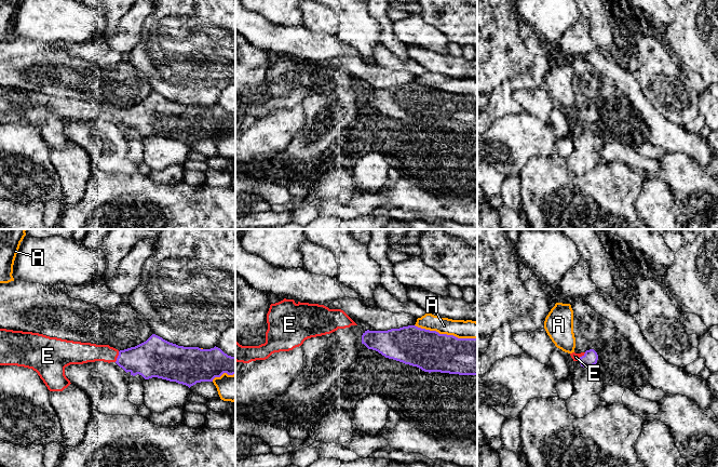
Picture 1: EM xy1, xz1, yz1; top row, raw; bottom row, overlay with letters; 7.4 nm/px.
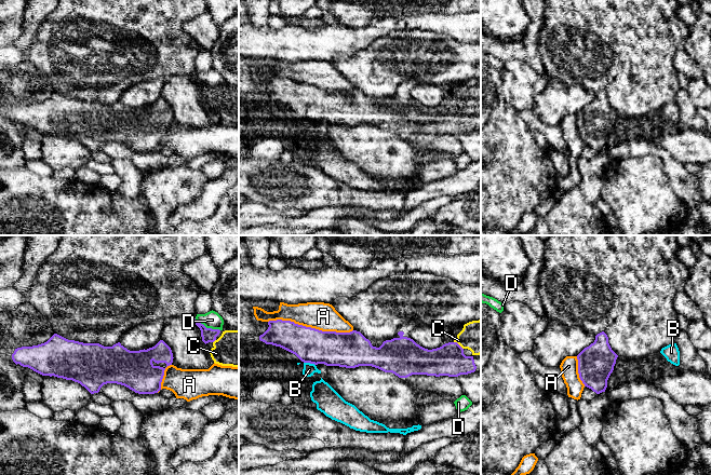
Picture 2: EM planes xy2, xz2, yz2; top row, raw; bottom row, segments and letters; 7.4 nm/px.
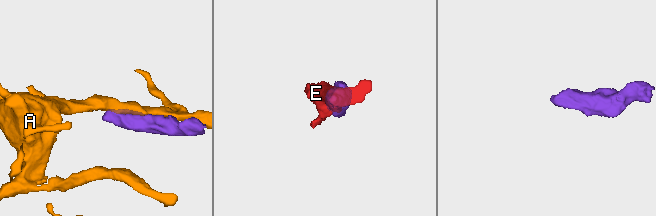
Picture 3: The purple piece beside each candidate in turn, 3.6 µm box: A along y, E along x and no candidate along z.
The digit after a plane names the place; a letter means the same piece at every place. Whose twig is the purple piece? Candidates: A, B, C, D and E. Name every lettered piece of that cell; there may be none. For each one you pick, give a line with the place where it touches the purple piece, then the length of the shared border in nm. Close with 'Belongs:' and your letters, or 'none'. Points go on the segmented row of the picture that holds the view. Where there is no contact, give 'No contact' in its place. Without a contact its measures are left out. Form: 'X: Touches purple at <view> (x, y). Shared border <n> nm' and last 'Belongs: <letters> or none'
C: Touches purple at xz2 (458, 344). Shared border 90 nm
E: Touches purple at xy1 (118, 357). Shared border 90 nm
Belongs: C, E

